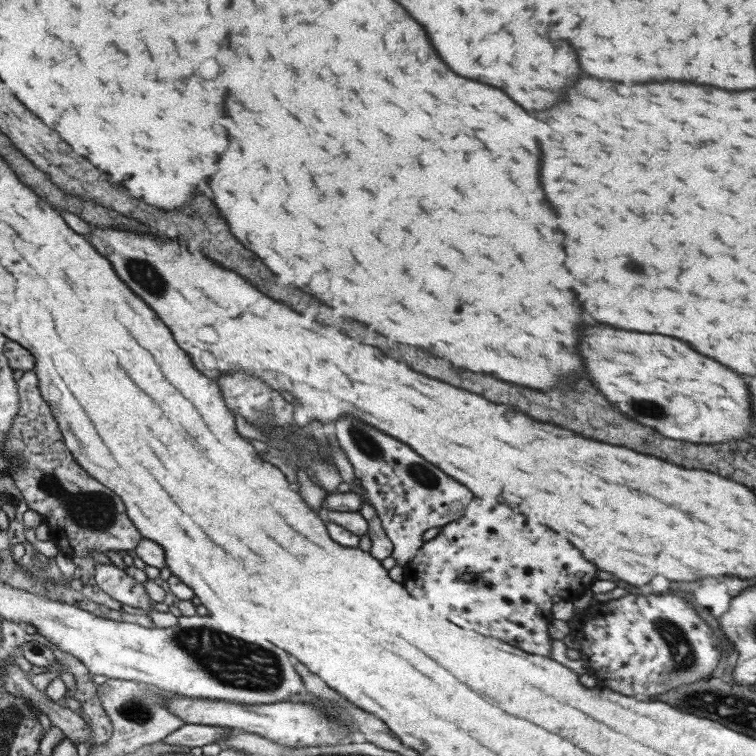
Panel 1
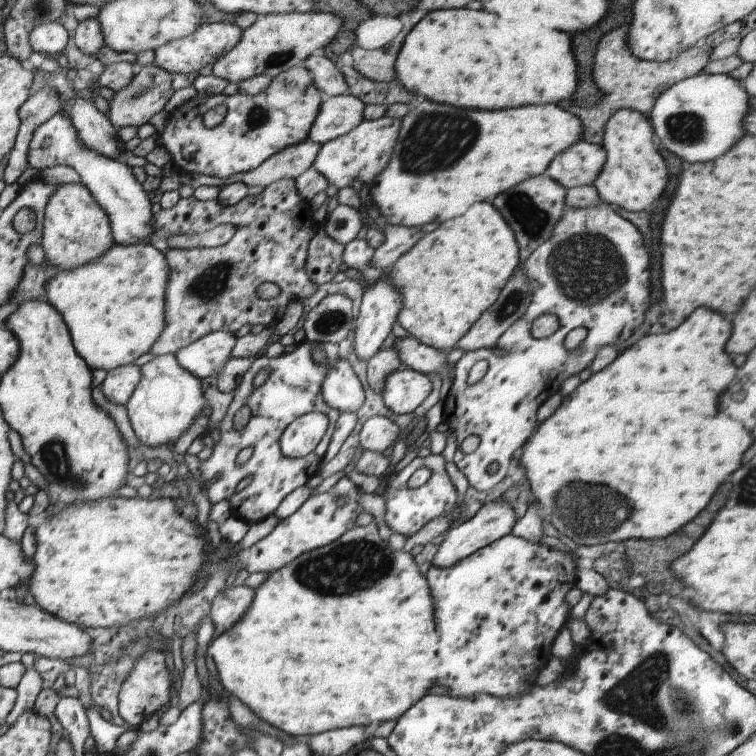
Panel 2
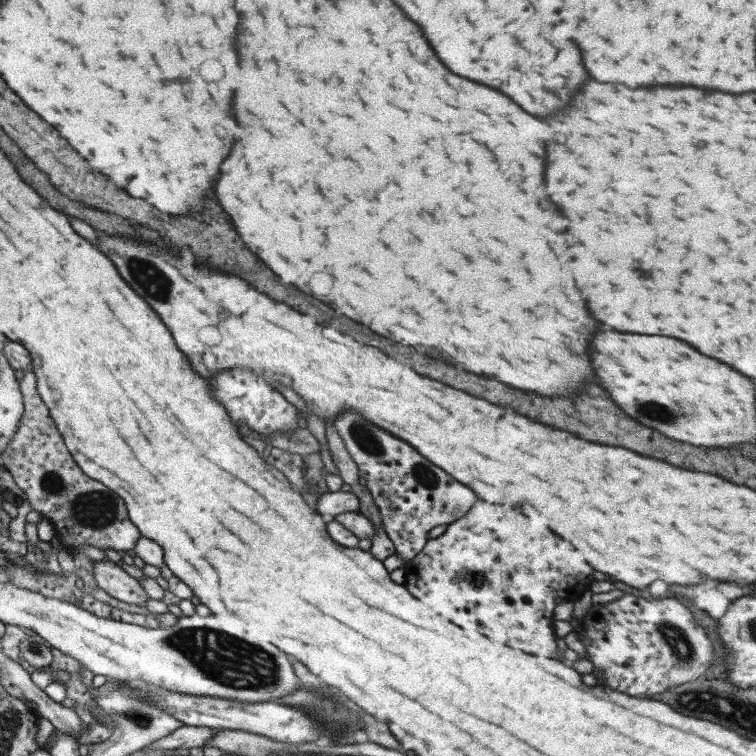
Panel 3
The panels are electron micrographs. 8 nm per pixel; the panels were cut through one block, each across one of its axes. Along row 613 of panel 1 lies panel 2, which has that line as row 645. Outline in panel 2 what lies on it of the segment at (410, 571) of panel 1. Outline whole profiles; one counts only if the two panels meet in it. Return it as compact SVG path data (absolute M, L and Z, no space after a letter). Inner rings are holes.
M511 534L473 552L451 568L429 568L425 580L433 604L433 642L437 644L435 652L441 654L435 684L443 686L443 690L435 688L433 692L459 700L471 700L475 696L511 700L529 694L531 676L537 676L547 666L553 638L569 620L571 606L565 604L565 596L577 586L577 570L579 566L571 552L561 552L539 542L533 544Z

